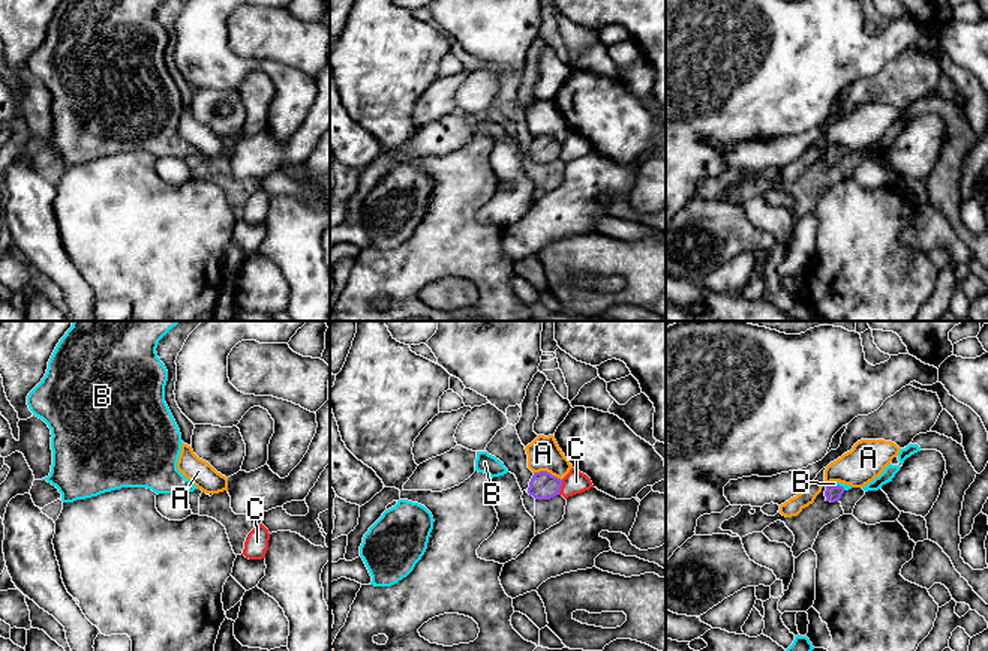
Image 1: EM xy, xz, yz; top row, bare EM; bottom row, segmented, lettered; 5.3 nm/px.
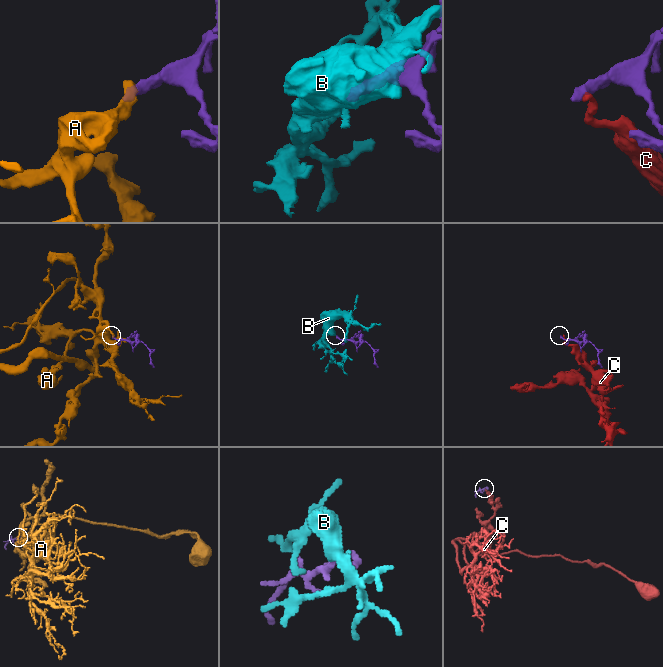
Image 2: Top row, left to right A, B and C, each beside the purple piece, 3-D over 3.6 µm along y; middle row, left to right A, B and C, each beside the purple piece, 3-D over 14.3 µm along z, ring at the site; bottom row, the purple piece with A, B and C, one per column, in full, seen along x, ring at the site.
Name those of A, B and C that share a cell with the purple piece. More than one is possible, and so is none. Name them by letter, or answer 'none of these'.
B

